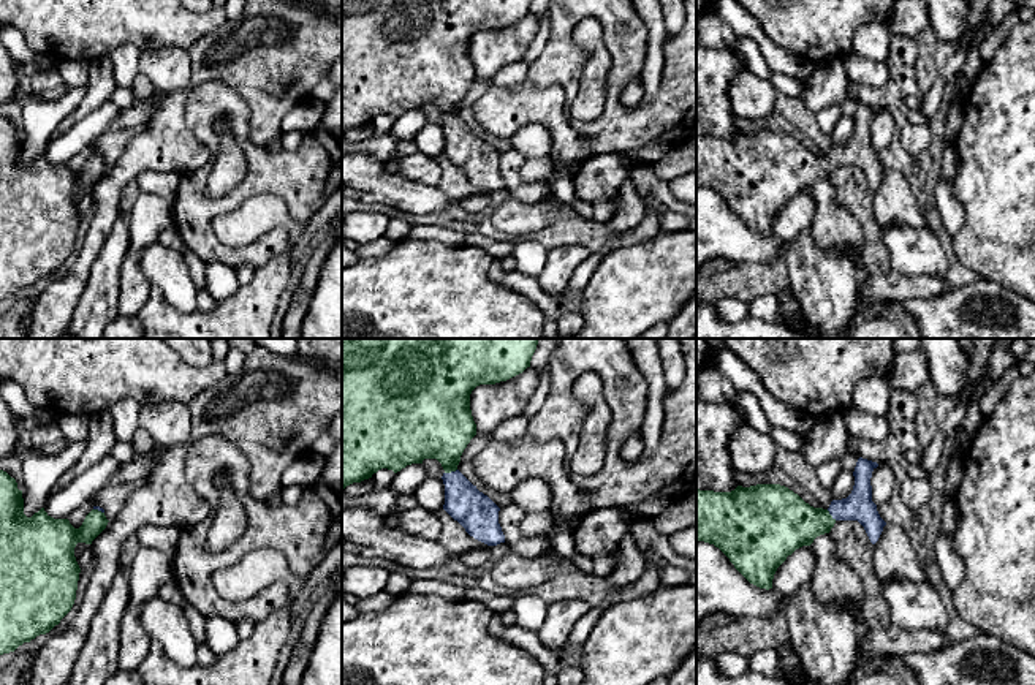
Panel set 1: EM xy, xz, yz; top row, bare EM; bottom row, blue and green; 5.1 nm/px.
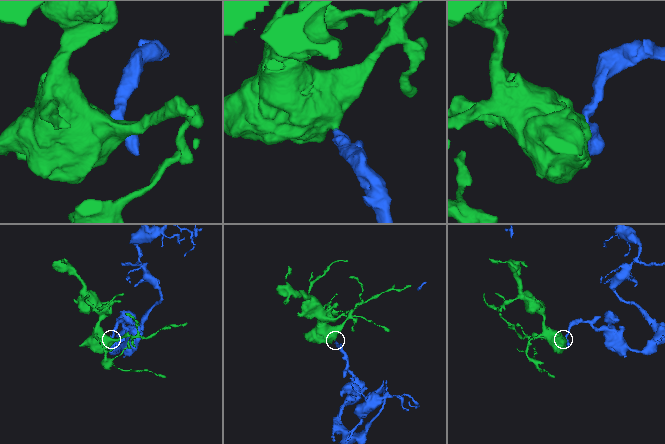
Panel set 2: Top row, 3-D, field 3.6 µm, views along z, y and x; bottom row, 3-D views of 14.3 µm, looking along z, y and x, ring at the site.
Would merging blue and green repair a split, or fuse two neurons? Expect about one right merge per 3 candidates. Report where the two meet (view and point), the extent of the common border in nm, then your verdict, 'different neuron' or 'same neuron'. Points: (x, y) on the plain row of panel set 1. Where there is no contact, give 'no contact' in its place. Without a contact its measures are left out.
meets blue in xz at (451, 117); contact 70 nm long; same neuron

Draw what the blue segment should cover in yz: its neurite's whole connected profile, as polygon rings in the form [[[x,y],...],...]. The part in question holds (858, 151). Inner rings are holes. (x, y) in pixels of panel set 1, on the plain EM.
[[[859,103],[851,139],[832,146],[828,155],[810,152],[780,130],[737,131],[731,138],[696,134],[696,185],[718,193],[750,229],[769,236],[777,214],[787,202],[802,191],[810,191],[817,182],[829,179],[837,166],[858,166],[870,188],[878,187],[886,168],[872,147],[870,123],[877,112],[877,108]]]

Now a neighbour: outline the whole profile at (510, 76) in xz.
[[[519,60],[513,65],[502,68],[494,76],[494,84],[505,89],[516,89],[522,81],[525,81],[529,73],[529,65],[524,60]]]

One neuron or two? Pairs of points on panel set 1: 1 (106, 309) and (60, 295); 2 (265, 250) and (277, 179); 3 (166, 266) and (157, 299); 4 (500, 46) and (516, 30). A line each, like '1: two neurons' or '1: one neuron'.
1: two neurons
2: one neuron
3: two neurons
4: one neuron

